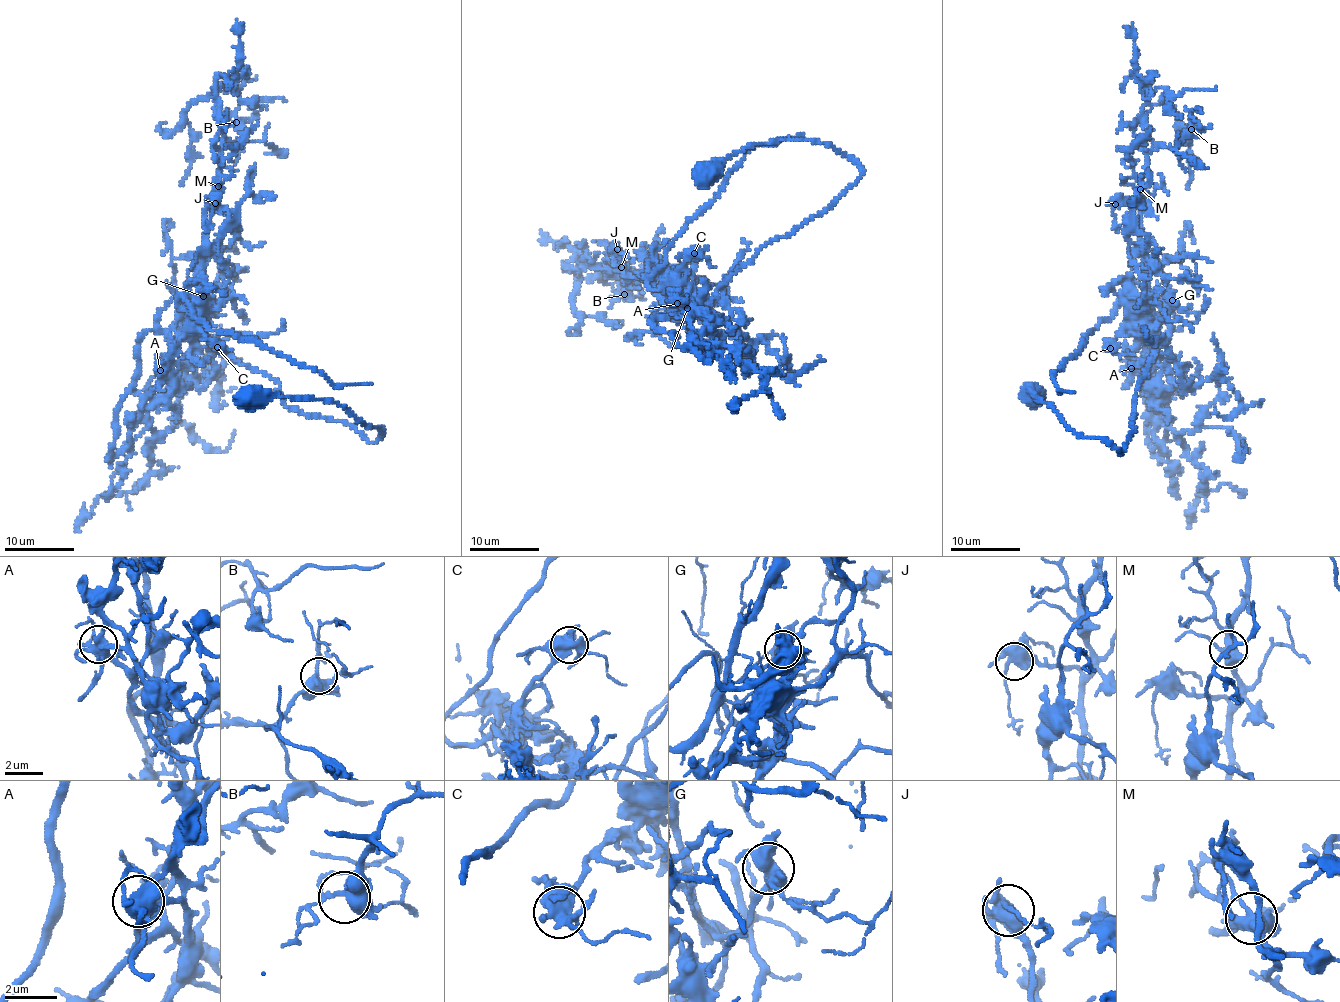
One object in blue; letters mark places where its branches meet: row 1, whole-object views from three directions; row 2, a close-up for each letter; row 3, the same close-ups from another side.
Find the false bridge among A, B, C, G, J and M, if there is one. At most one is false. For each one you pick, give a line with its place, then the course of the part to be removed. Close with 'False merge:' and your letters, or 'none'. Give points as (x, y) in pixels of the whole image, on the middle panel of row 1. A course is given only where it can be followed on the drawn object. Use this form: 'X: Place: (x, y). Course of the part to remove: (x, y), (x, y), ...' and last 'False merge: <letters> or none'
A: Place: (677, 303). Course of the part to remove: (677, 304), (672, 286), (651, 289), (648, 280), (685, 224), (716, 196), (743, 155), (805, 134)
False merge: A

